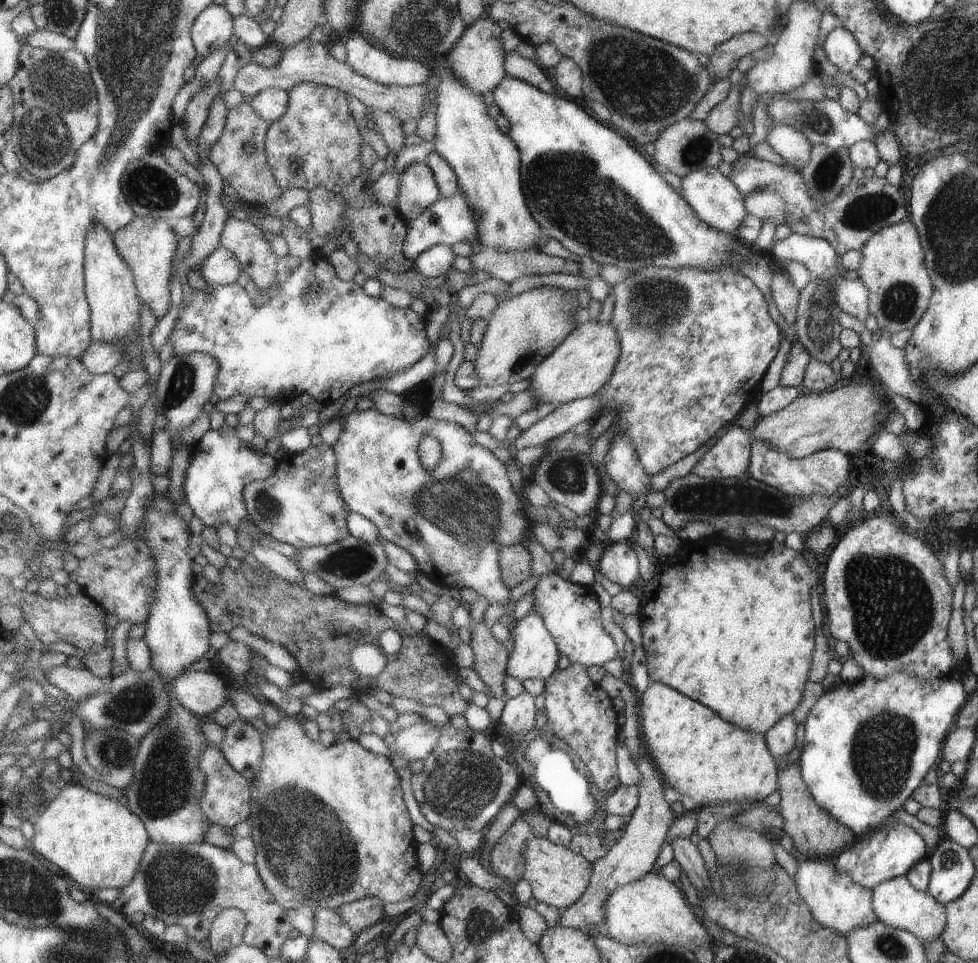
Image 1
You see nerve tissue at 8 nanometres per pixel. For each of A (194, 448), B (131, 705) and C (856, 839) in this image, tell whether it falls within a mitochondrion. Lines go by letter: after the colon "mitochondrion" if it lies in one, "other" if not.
A: other
B: mitochondrion
C: other

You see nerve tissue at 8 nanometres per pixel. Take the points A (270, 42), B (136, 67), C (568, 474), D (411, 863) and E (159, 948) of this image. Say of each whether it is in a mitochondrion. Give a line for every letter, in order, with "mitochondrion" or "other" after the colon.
A: other
B: mitochondrion
C: mitochondrion
D: other
E: other

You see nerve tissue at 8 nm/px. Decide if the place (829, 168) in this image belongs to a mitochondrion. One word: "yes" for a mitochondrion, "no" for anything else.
yes

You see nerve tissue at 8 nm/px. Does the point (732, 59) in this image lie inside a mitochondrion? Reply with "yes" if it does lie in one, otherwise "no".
no

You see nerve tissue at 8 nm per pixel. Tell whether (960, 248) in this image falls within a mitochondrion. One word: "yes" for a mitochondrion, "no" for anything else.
yes

